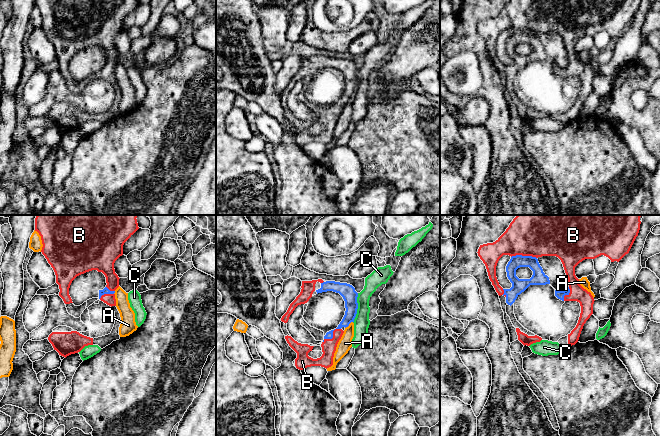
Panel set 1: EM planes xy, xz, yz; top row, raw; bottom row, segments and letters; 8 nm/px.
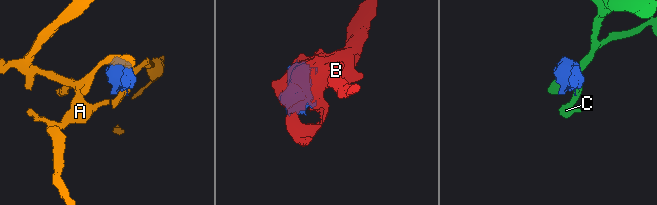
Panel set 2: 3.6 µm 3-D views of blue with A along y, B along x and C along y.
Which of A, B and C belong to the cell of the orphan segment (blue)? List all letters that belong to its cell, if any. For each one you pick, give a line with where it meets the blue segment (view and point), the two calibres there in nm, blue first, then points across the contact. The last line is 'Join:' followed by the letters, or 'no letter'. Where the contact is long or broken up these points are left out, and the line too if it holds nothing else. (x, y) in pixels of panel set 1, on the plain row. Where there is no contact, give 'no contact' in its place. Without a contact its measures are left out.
B: meets blue in yz at (524, 32); 110 nm thick on the blue side, 260 nm on the other
Join: B

